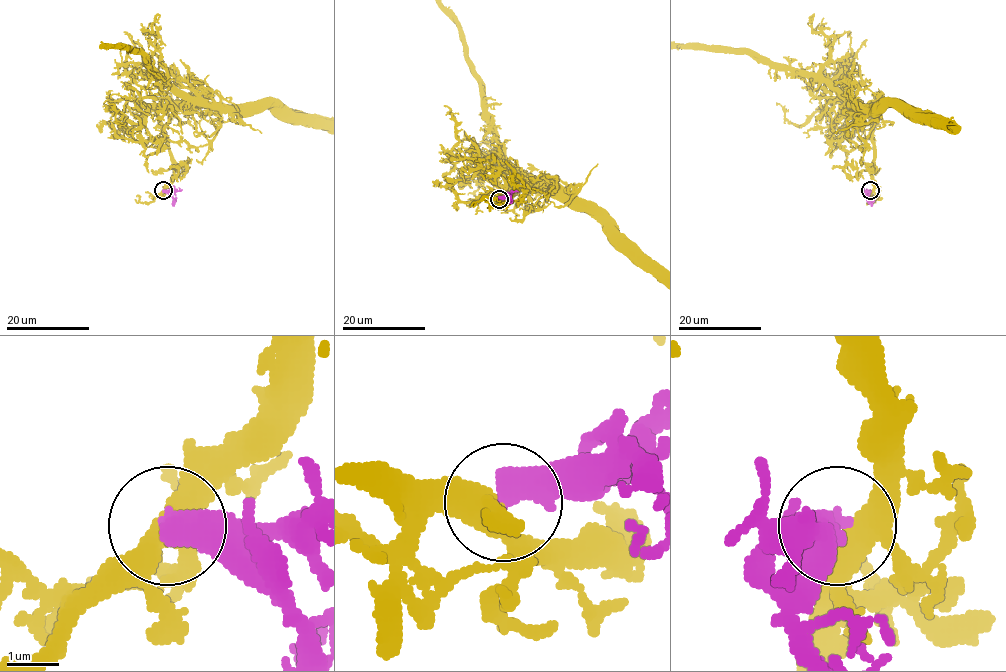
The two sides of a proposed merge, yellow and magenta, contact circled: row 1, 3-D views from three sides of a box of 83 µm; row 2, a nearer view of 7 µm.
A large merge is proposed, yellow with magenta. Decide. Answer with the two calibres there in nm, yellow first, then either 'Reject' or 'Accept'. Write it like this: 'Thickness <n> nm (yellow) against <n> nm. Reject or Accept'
Thickness 360 nm (yellow) against 600 nm. Accept

